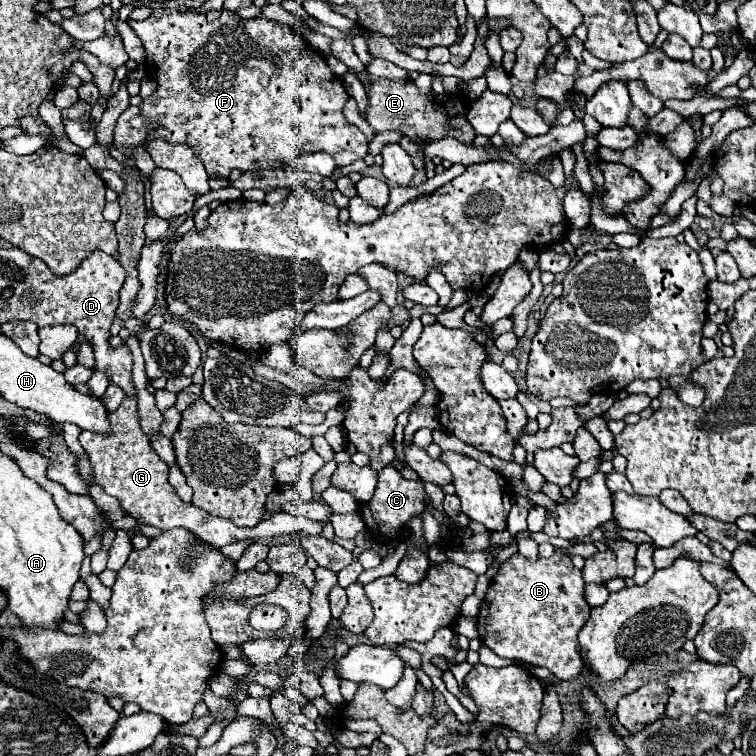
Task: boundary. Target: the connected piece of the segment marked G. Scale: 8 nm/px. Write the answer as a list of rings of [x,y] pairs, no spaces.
[[[126,396],[114,412],[108,412],[108,420],[110,420],[108,434],[82,432],[80,444],[92,464],[92,482],[98,484],[106,494],[114,496],[120,502],[120,506],[138,522],[156,526],[160,530],[172,530],[182,526],[196,532],[198,536],[202,536],[202,540],[208,540],[218,548],[242,540],[272,538],[286,532],[304,531],[312,535],[322,533],[324,522],[312,521],[302,516],[294,517],[284,512],[274,514],[254,528],[238,528],[228,520],[214,518],[212,514],[196,508],[194,504],[182,502],[168,482],[168,466],[150,448],[148,436],[140,428],[138,400],[134,396]]]

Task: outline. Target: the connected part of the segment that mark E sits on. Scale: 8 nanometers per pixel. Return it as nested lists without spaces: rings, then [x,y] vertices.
[[[366,68],[360,70],[358,80],[366,86],[368,92],[368,108],[366,108],[366,120],[376,132],[384,130],[396,130],[406,138],[422,138],[422,140],[442,140],[442,138],[454,138],[462,142],[464,146],[472,146],[476,132],[466,120],[466,112],[470,106],[470,100],[462,94],[436,94],[430,90],[428,94],[420,94],[420,90],[414,86],[410,78],[402,80],[390,80],[390,78],[376,78],[370,80]]]

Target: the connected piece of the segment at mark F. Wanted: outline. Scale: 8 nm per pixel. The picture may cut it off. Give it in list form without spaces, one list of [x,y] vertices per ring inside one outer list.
[[[226,8],[220,10],[208,10],[208,12],[192,12],[192,10],[170,10],[170,12],[152,12],[146,20],[134,22],[128,20],[130,28],[136,32],[136,36],[142,40],[142,46],[146,50],[146,74],[148,78],[158,82],[158,88],[154,90],[154,94],[150,98],[146,98],[140,108],[142,108],[142,116],[150,116],[150,120],[158,120],[158,128],[150,134],[150,138],[154,136],[162,136],[164,140],[174,140],[174,142],[186,142],[190,144],[200,160],[206,166],[208,176],[212,178],[228,178],[230,172],[234,168],[240,170],[262,170],[262,168],[274,168],[274,166],[282,166],[288,164],[290,158],[300,156],[300,154],[308,154],[308,152],[328,152],[338,166],[348,166],[360,158],[364,158],[368,154],[368,140],[366,136],[350,122],[346,122],[342,108],[348,100],[348,92],[344,90],[342,82],[332,74],[332,70],[328,68],[326,60],[314,52],[310,52],[308,48],[304,48],[302,36],[298,32],[294,32],[290,26],[274,22],[274,20],[266,20],[266,18],[242,18],[236,12],[230,12]]]

